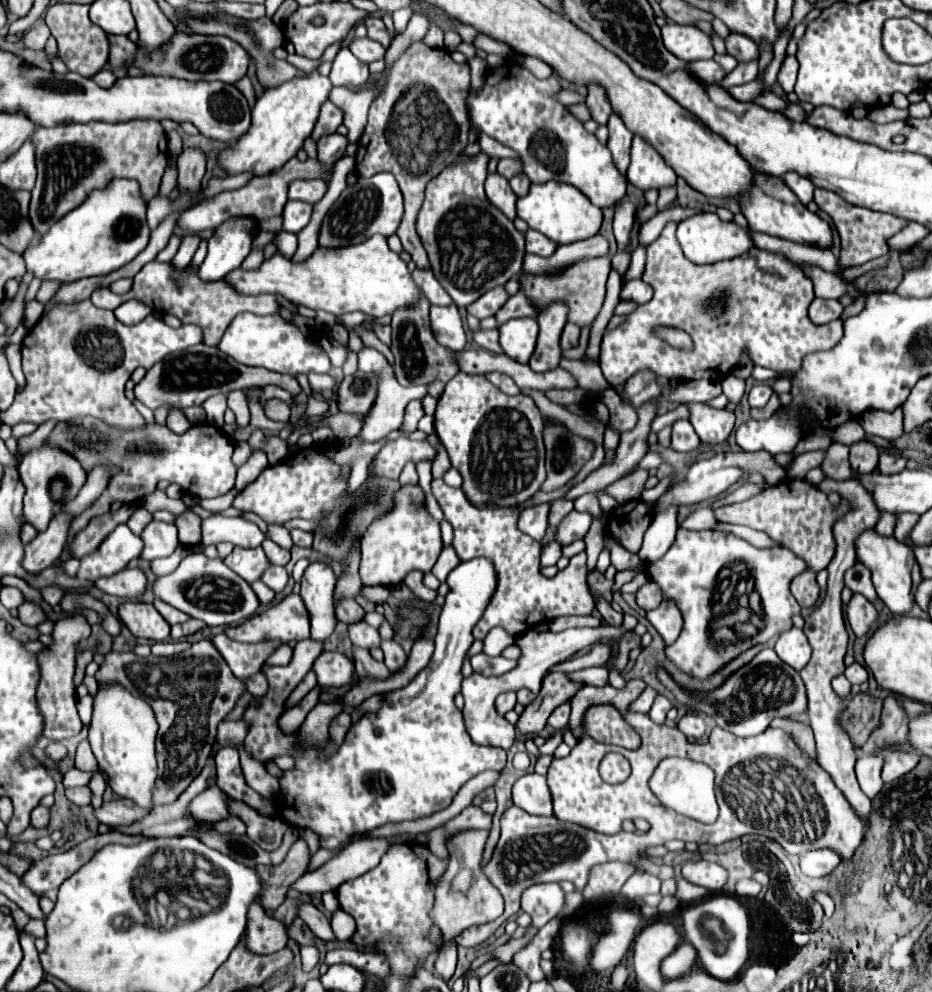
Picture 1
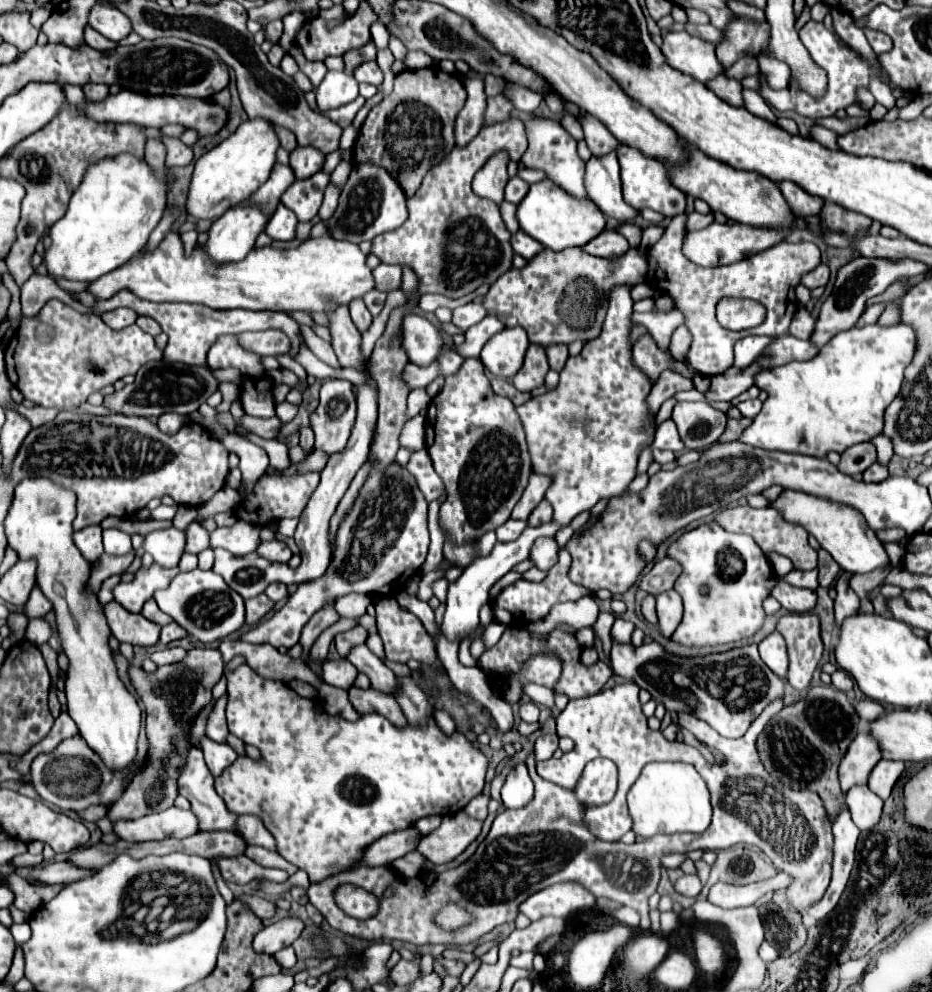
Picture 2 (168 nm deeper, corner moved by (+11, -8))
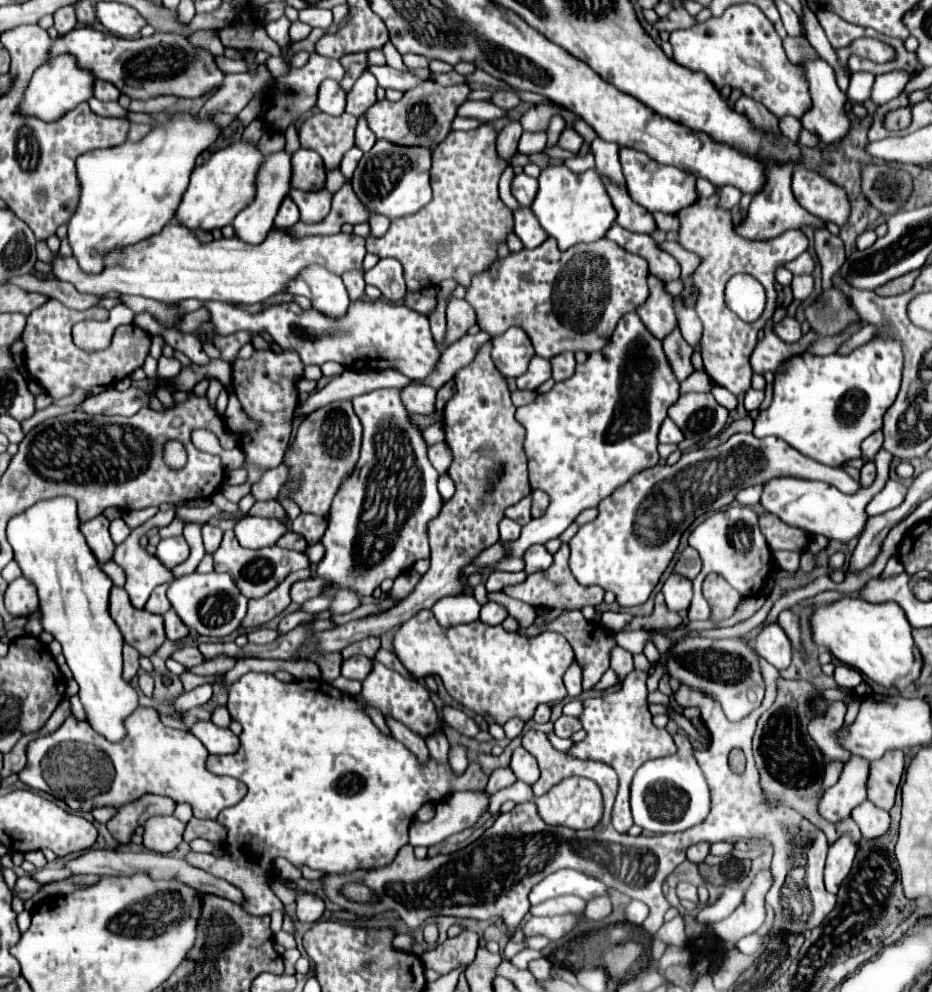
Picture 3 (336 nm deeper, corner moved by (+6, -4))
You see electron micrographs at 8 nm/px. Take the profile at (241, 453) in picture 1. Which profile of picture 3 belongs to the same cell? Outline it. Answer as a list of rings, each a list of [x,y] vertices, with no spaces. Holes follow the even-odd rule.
[[[176,535],[176,537],[168,537],[162,539],[158,543],[158,551],[156,557],[166,565],[166,567],[176,567],[180,563],[184,563],[190,555],[190,547],[184,539],[184,535]]]

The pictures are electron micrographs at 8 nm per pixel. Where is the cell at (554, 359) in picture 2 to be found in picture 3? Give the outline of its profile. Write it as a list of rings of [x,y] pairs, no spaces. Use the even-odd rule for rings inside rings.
[[[564,351],[560,355],[556,355],[552,361],[552,379],[554,381],[564,381],[568,377],[574,375],[574,353],[572,351]]]

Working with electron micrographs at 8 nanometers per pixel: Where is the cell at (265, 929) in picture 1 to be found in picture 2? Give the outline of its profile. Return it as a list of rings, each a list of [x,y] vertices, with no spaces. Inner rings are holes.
[[[285,917],[279,919],[273,925],[267,925],[261,933],[255,935],[253,947],[259,953],[267,953],[267,955],[275,955],[277,951],[281,951],[283,947],[289,947],[305,929],[305,923],[297,917]]]

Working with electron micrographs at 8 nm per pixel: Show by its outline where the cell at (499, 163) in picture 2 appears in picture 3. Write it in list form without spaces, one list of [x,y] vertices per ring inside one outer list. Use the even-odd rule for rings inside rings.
[[[518,121],[508,123],[500,133],[498,133],[498,141],[496,141],[496,153],[502,161],[510,163],[512,157],[518,153],[518,141],[522,135],[522,127]]]

